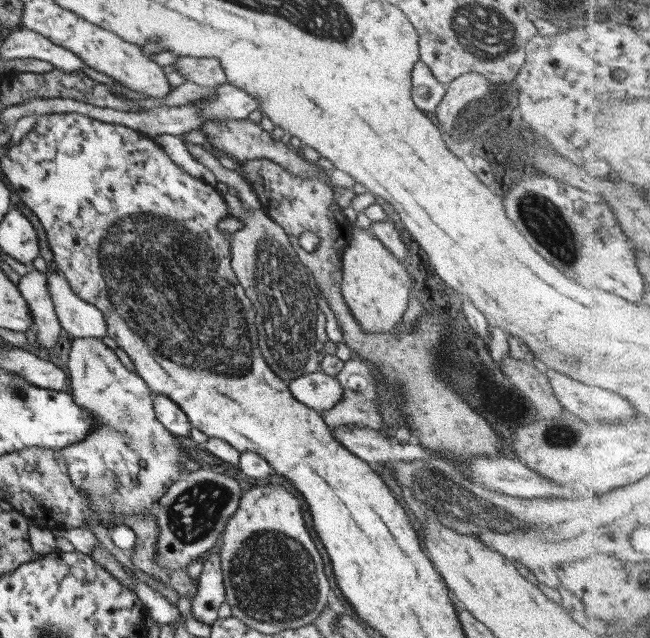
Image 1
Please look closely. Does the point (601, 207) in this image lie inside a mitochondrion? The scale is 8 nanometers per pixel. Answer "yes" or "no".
no

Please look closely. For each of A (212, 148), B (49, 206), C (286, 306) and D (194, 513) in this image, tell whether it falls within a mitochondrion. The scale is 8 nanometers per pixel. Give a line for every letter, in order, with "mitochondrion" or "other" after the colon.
A: other
B: other
C: mitochondrion
D: mitochondrion

